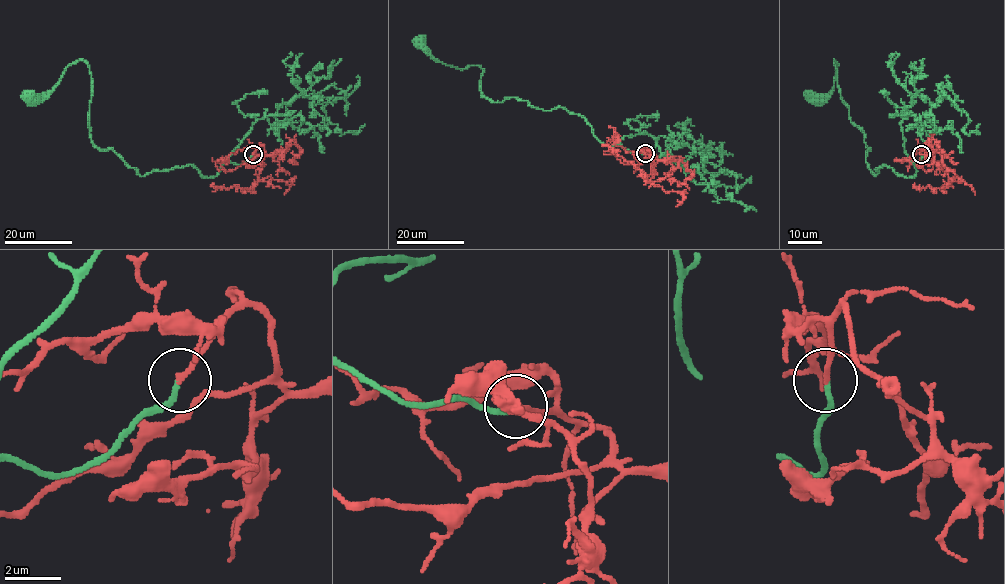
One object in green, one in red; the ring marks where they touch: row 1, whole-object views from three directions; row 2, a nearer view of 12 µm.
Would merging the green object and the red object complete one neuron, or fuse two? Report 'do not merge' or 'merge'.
merge

